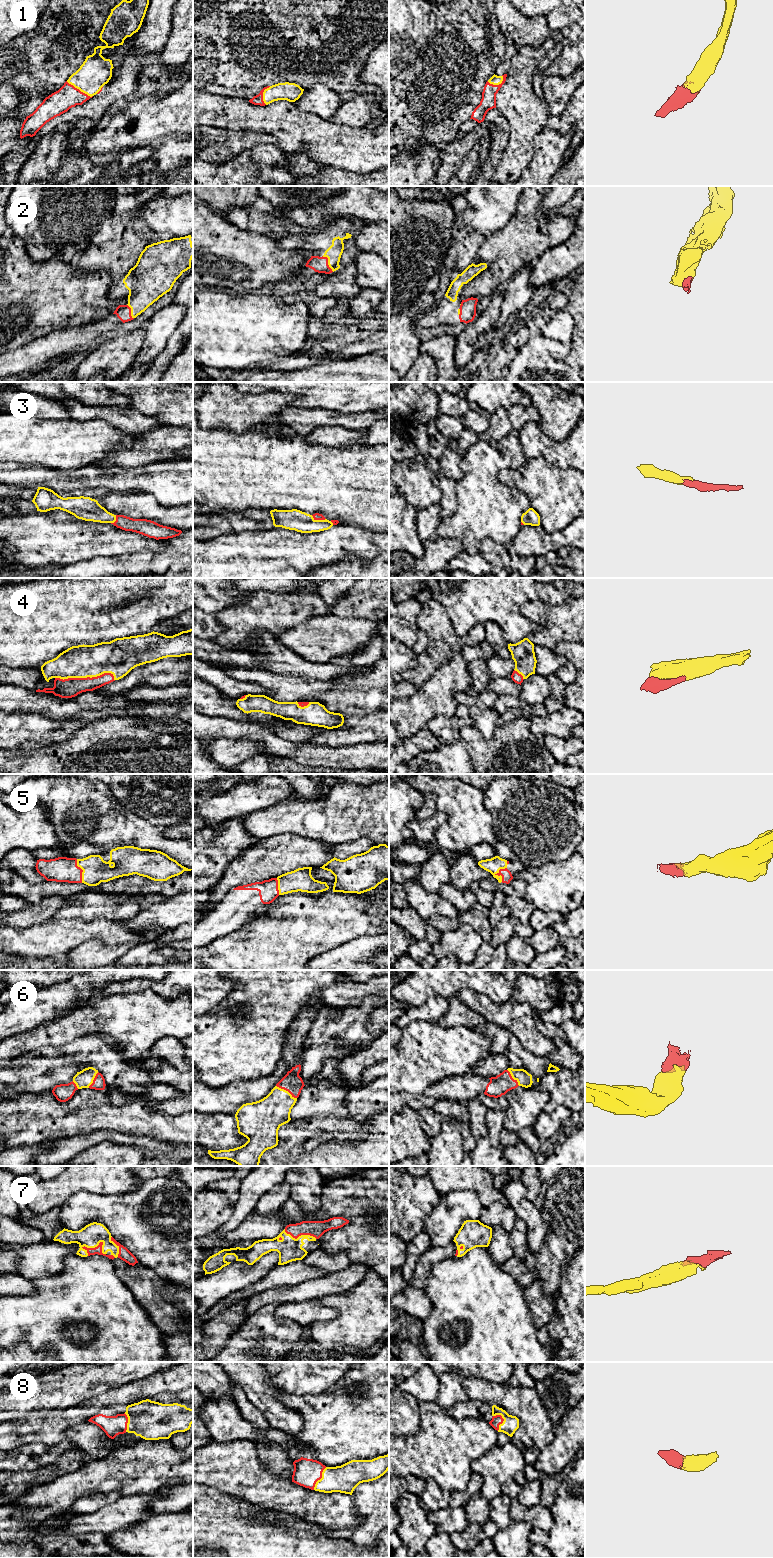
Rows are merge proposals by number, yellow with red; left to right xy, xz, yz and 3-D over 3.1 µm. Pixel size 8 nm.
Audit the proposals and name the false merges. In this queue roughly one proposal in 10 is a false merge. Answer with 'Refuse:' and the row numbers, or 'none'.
Refuse: none

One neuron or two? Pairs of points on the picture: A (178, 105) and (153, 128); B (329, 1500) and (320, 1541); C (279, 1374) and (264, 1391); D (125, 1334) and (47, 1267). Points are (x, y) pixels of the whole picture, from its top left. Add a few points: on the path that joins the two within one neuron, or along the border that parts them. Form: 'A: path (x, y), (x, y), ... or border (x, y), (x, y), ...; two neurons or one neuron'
A: path (172, 111), (159, 122); one neuron
B: border (292, 1518), (315, 1524); two neurons
C: border (267, 1372), (270, 1381), (284, 1391); two neurons
D: border (69, 1255), (59, 1273), (32, 1280); two neurons

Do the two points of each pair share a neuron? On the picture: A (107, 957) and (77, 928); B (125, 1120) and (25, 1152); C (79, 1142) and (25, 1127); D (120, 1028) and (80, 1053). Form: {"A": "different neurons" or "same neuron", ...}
{"A": "different neurons", "B": "different neurons", "C": "different neurons", "D": "different neurons"}

